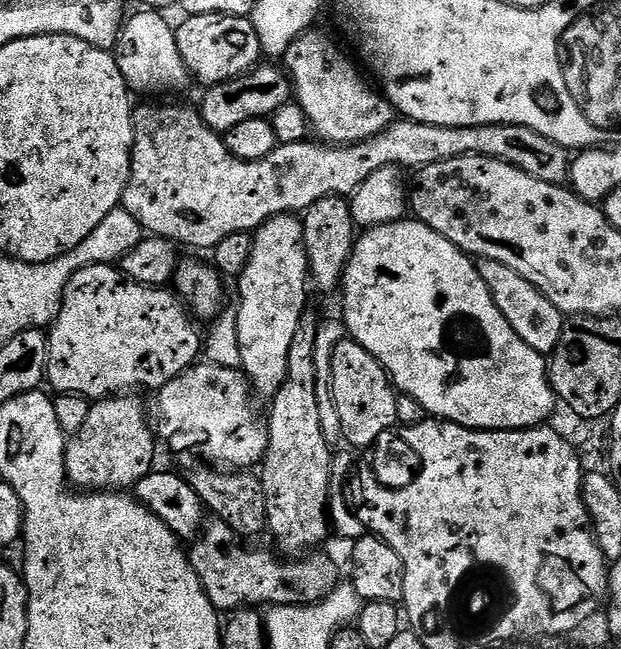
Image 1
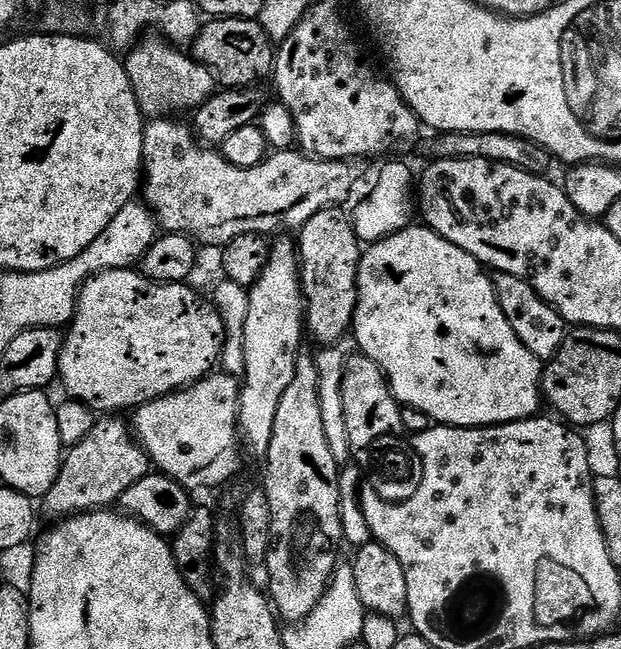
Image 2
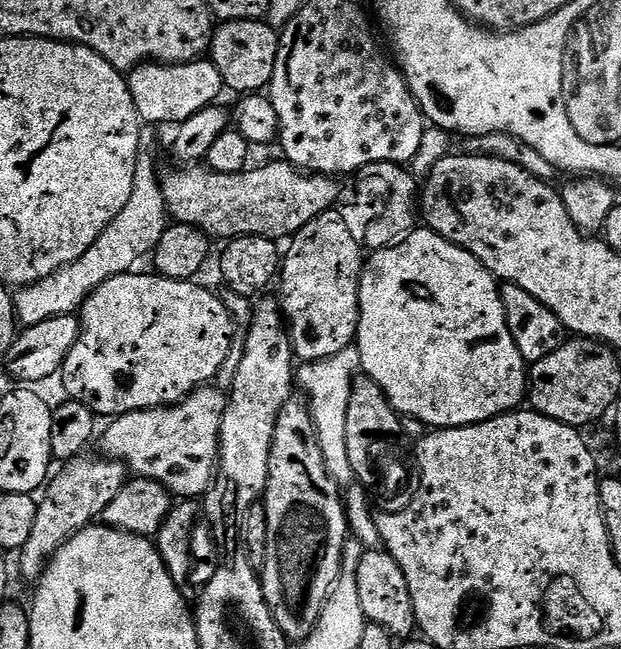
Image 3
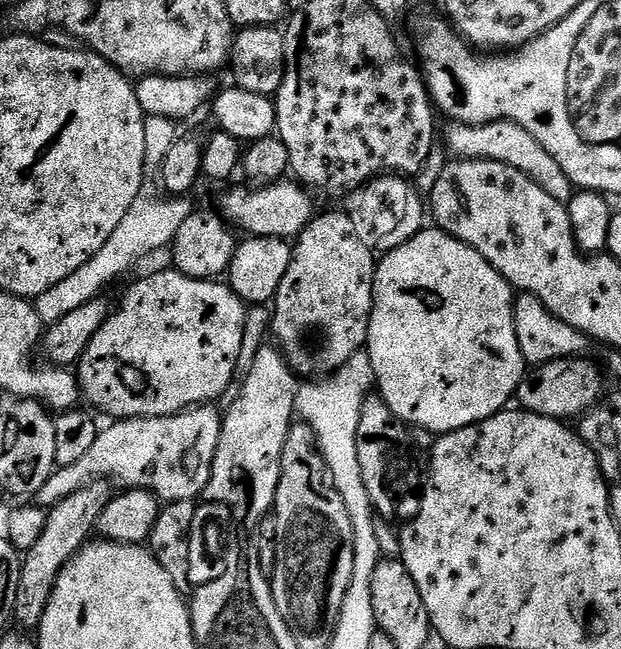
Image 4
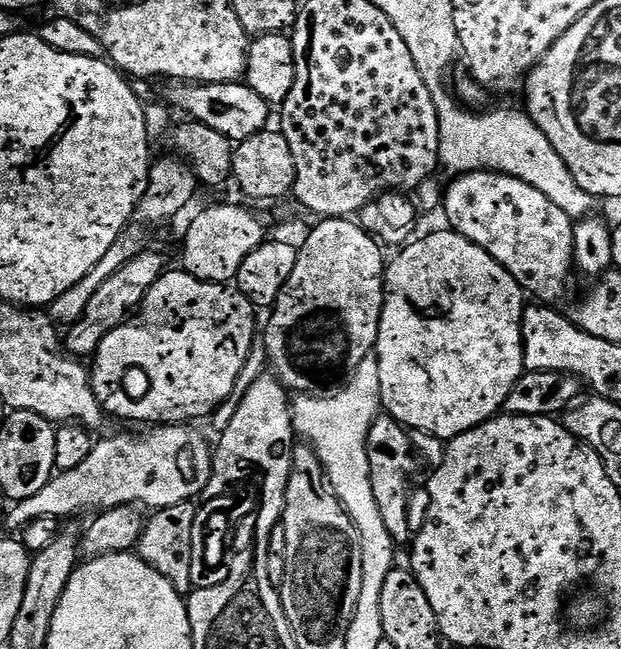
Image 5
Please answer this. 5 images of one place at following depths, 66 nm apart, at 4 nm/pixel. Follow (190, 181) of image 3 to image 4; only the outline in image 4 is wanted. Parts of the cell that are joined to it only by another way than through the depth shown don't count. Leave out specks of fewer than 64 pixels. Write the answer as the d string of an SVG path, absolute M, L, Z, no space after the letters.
M281 178L271 183L261 183L254 188L253 192L248 188L232 188L221 198L219 215L233 229L241 228L248 236L295 238L312 220L313 193L295 179Z

